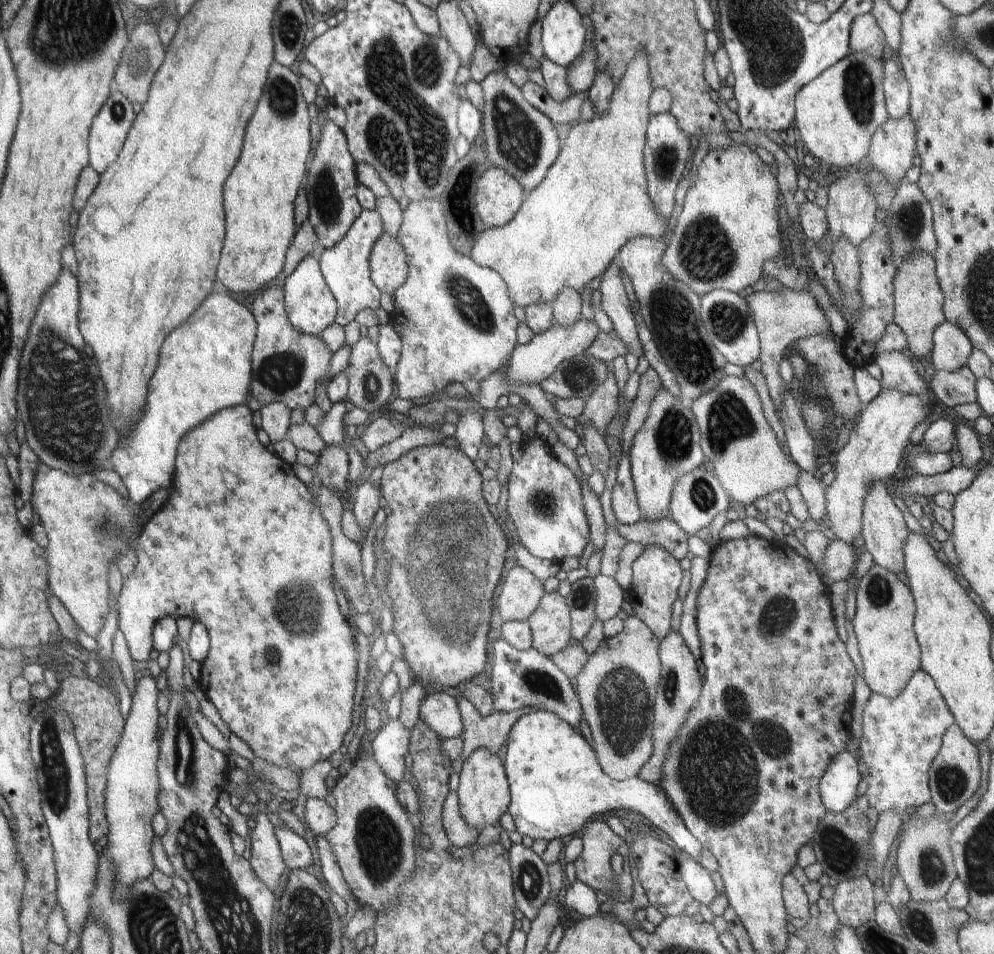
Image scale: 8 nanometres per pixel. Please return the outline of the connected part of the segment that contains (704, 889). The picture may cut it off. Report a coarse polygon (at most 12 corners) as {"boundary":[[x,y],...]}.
{"boundary":[[675,848],[681,880],[694,901],[710,906],[718,895],[705,868]]}

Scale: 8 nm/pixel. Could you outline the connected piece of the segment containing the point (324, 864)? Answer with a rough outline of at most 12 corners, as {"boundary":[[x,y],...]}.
{"boundary":[[315,837],[318,862],[327,887],[344,900],[355,897],[342,875],[332,846]]}

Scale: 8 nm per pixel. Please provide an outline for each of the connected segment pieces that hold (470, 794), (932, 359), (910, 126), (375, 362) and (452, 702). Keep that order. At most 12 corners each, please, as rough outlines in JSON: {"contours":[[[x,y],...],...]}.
{"contours":[[[478,748],[457,796],[464,822],[500,825],[512,802],[502,757]],[[952,322],[933,334],[927,363],[940,372],[967,366],[974,347]],[[910,114],[872,134],[870,164],[899,186],[916,156]],[[376,344],[351,346],[346,400],[369,414],[390,404],[392,374]],[[438,691],[419,716],[441,739],[461,736],[456,699]]]}

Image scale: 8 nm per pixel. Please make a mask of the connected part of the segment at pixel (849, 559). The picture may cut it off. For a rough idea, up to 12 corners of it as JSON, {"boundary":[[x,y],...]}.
{"boundary":[[830,539],[820,564],[809,562],[826,584],[850,578],[854,545]]}

